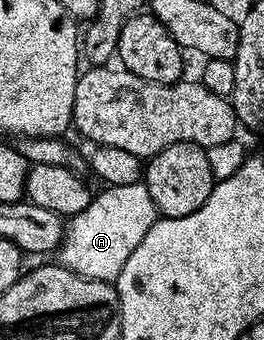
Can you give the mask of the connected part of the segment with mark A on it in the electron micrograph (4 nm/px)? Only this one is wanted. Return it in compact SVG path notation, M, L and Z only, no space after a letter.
M146 181L107 186L92 197L85 212L70 215L65 226L63 245L57 251L58 261L82 278L114 283L121 268L125 268L125 260L133 256L133 248L145 240L145 232L149 232L156 221L157 211Z

